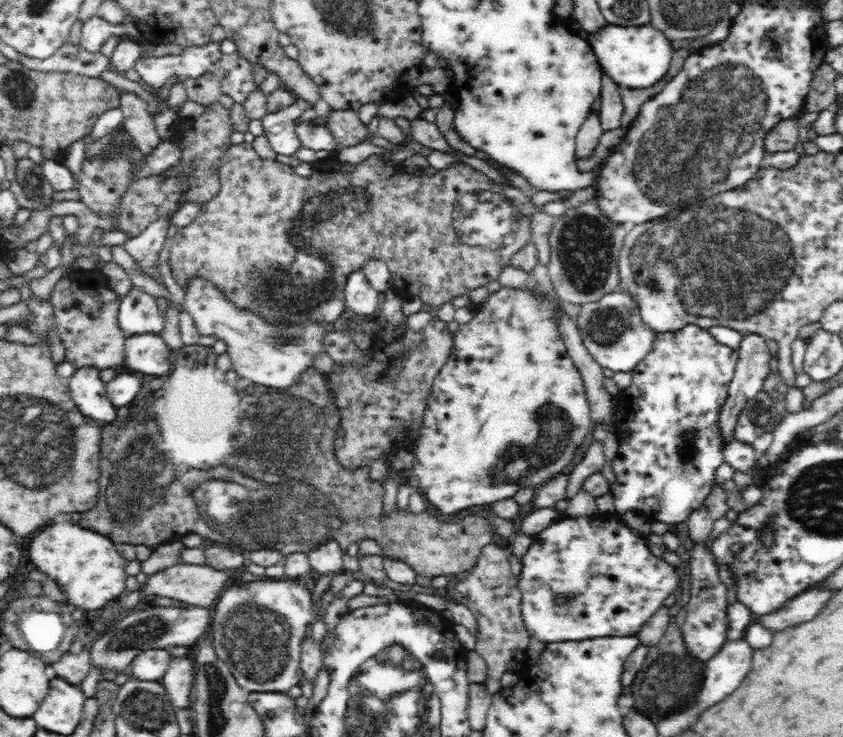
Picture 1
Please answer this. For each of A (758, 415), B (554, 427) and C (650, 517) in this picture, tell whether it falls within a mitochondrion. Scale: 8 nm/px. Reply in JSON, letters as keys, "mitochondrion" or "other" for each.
{"A":"mitochondrion","B":"mitochondrion","C":"other"}

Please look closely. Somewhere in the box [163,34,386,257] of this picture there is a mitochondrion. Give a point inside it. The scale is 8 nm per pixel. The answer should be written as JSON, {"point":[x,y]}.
{"point":[319,209]}

